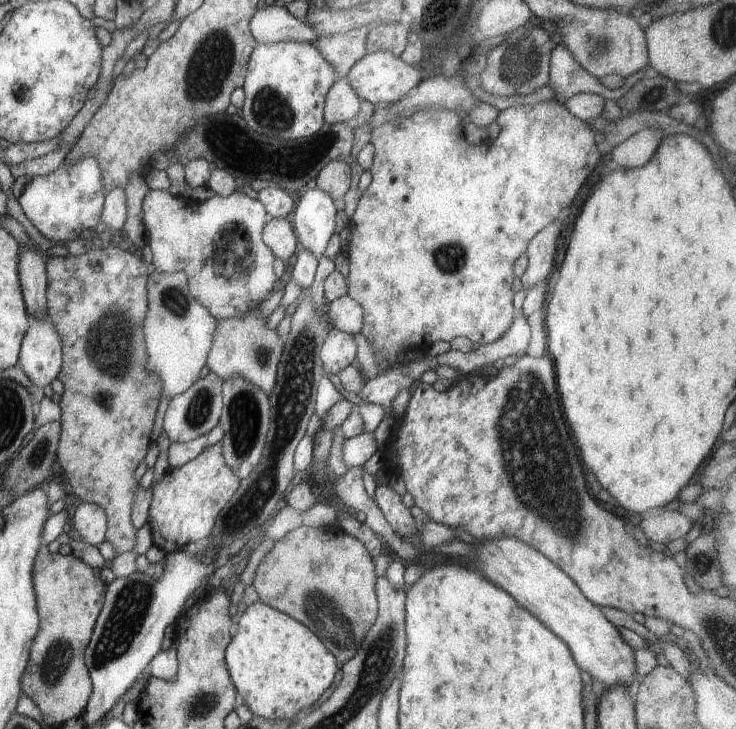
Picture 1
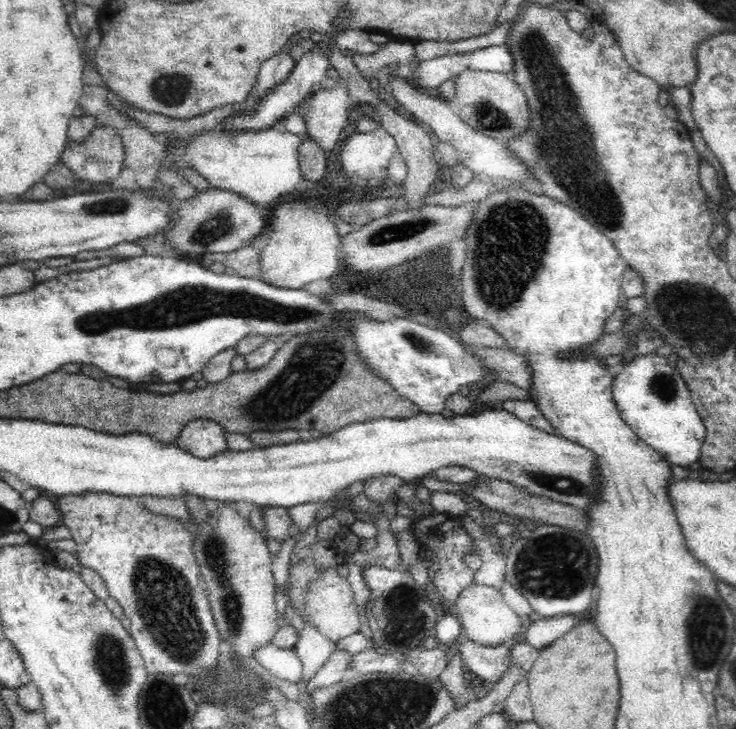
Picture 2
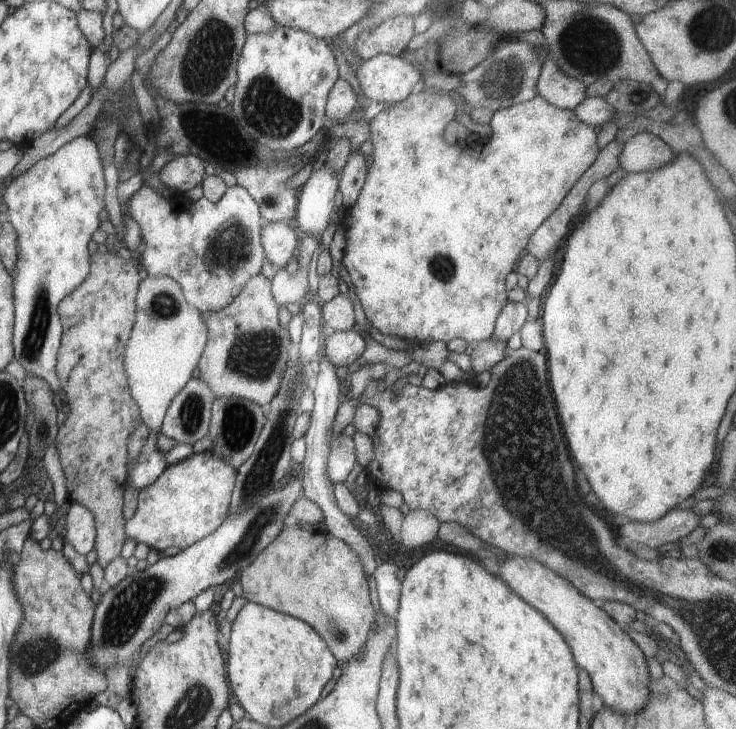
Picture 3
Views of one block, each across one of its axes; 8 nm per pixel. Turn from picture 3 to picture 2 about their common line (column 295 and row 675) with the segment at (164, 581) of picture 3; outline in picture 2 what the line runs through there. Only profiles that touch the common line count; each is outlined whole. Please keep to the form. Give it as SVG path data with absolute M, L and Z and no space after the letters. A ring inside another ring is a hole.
M461 638L456 653L462 661L467 676L476 677L482 681L496 682L498 677L513 665L510 663L512 646L514 643L503 644L503 646L492 649L480 647L471 640Z

